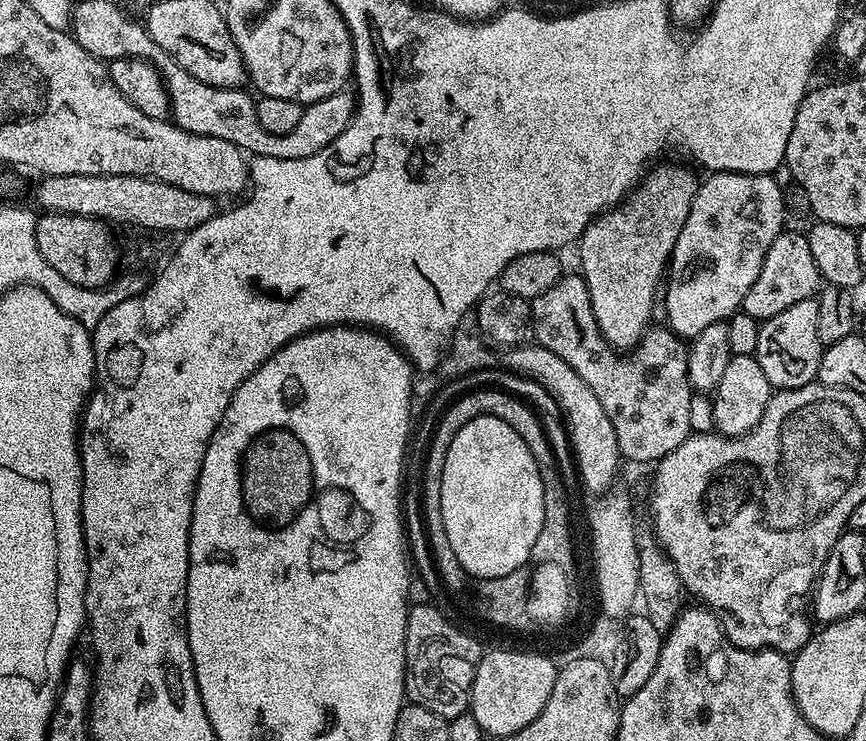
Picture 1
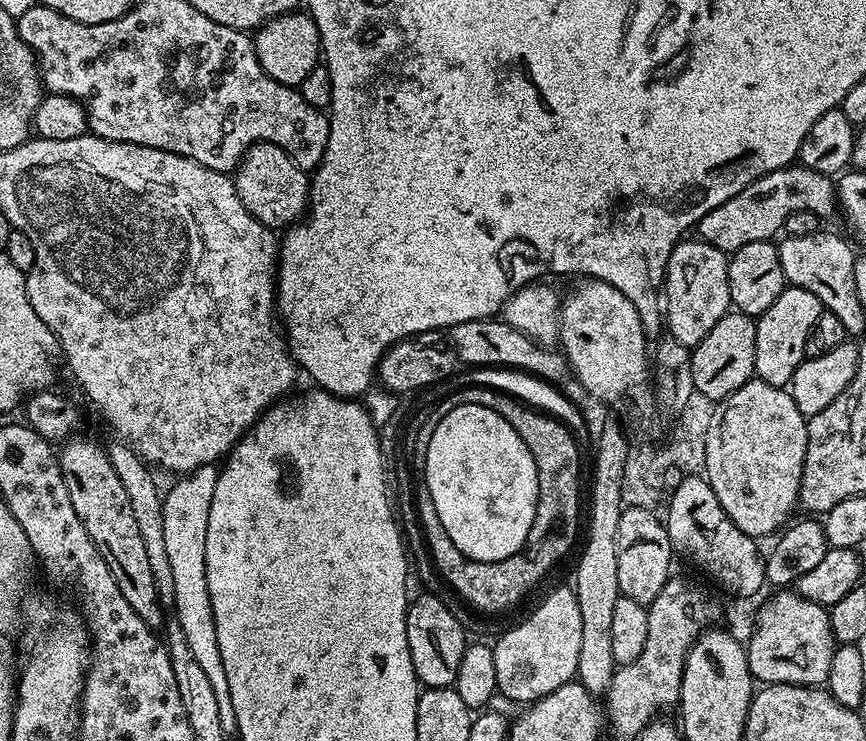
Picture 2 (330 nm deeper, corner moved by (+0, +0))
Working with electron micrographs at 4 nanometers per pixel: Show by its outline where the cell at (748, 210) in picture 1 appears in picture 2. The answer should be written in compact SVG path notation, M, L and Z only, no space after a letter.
M685 238L674 246L668 259L668 269L662 285L662 300L666 305L666 330L688 349L695 348L718 318L730 310L730 282L728 281L728 256L722 250L699 238Z

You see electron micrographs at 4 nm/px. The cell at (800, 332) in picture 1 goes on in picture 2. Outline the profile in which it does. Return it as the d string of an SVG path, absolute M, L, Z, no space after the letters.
M785 287L778 298L774 298L774 306L766 310L756 320L756 345L754 346L754 362L756 376L770 386L788 388L792 382L794 370L806 358L806 338L810 338L810 330L814 330L814 322L818 322L822 309L818 298L810 294L810 290Z

